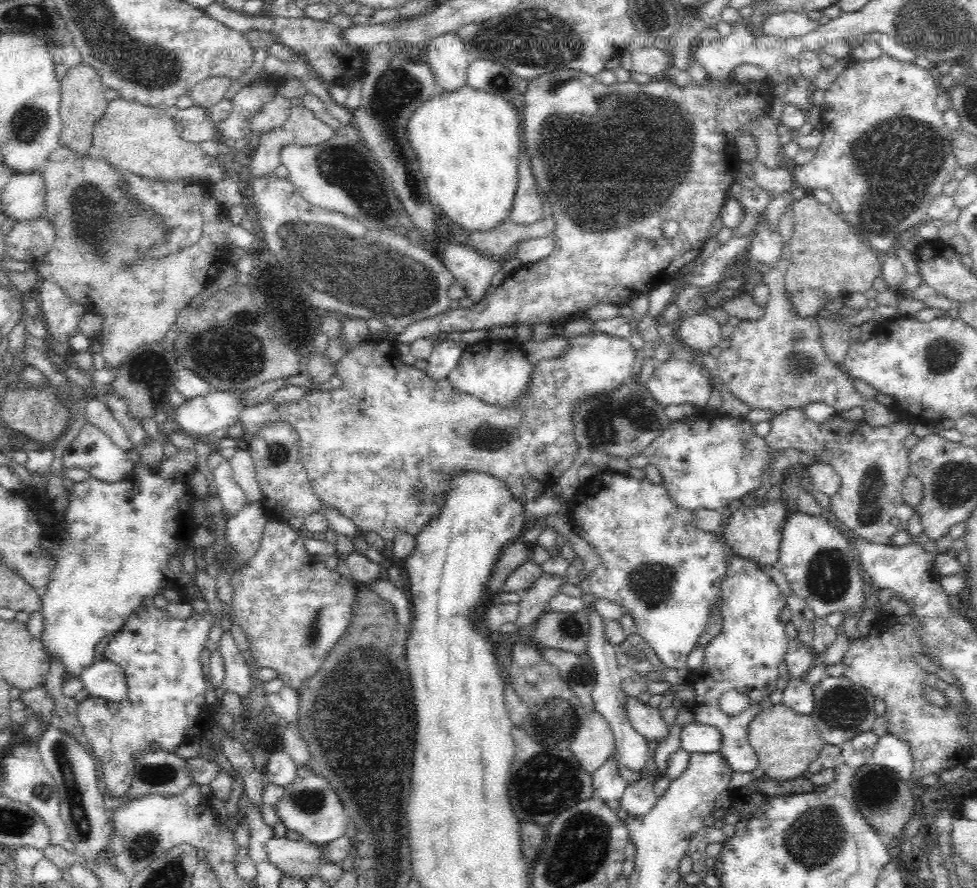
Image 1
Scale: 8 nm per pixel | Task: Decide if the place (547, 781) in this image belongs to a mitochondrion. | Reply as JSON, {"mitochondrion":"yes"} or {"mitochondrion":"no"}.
{"mitochondrion":"yes"}

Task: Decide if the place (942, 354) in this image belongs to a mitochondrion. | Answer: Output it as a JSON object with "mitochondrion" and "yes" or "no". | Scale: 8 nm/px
{"mitochondrion":"yes"}

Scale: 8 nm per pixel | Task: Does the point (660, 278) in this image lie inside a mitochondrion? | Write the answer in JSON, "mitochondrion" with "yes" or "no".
{"mitochondrion":"no"}

